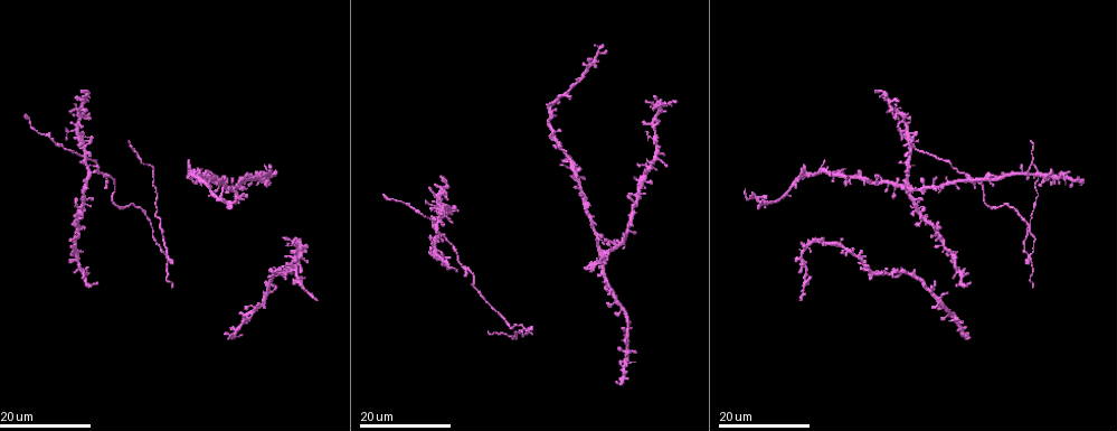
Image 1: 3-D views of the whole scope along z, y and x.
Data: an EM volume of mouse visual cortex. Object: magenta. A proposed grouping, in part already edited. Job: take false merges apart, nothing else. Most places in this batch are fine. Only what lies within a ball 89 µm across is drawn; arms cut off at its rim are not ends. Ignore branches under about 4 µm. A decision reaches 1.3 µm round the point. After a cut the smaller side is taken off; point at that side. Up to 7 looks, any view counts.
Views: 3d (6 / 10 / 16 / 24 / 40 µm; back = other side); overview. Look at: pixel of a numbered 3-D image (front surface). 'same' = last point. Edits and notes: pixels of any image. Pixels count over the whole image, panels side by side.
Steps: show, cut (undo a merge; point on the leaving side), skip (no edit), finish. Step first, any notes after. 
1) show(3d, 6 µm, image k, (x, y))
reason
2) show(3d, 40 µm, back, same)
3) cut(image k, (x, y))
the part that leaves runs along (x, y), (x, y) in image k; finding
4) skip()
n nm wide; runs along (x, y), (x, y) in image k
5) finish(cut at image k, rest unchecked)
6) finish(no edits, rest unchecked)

show(3d, 16 µm, image 1, (1027, 255))
a fork

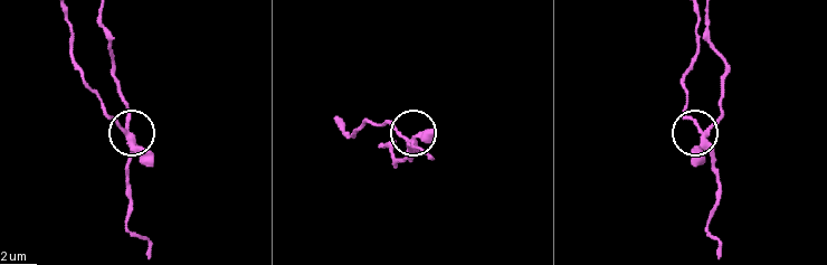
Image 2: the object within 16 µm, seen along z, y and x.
show(3d, 10 µm, image 2, (705, 136))

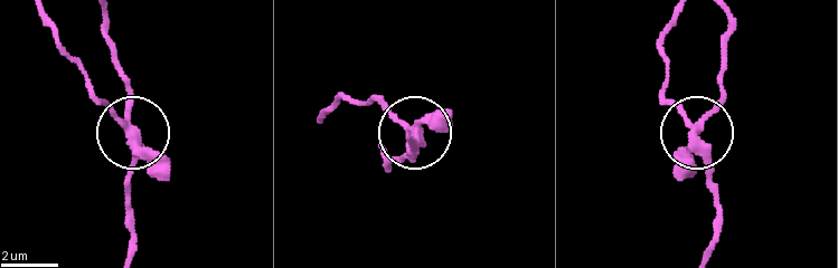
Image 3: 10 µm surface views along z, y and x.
skip()
3 arms; runs along (104, 12), (131, 142), (131, 198) in image 3; all the same neuron

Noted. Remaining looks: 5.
show(3d, 16 µm, image 1, (616, 304))
three arms meet

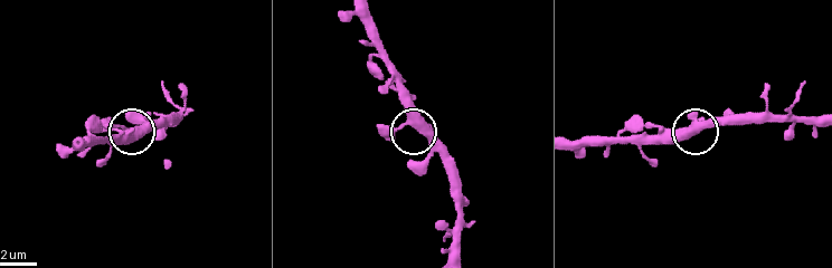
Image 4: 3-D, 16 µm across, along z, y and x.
show(3d, 10 µm, image 4, (411, 119))

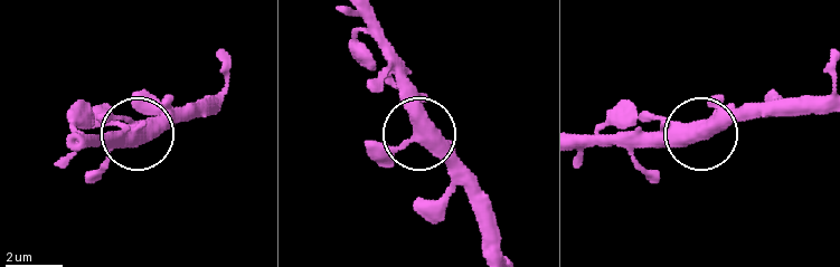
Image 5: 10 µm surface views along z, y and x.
skip()
3 arms; runs along (583, 148), (670, 148), (742, 120), (762, 120) in image 5; continuous, no second neuron

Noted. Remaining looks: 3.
show(3d, 24 µm, image 1, (569, 166))

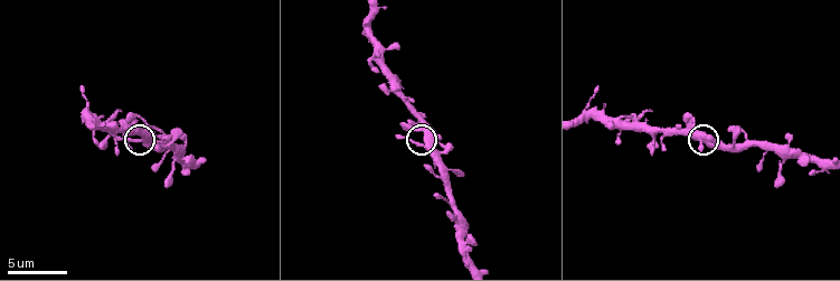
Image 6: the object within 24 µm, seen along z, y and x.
show(3d, 6 µm, image 6, (421, 143))

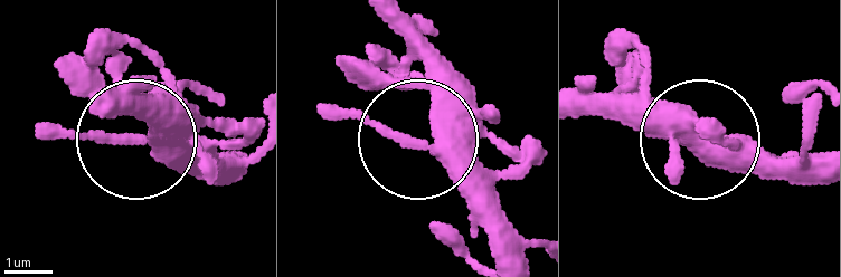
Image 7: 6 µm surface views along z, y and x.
skip()
all the same neuron

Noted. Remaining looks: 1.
finish(no edits, rest unchecked)

